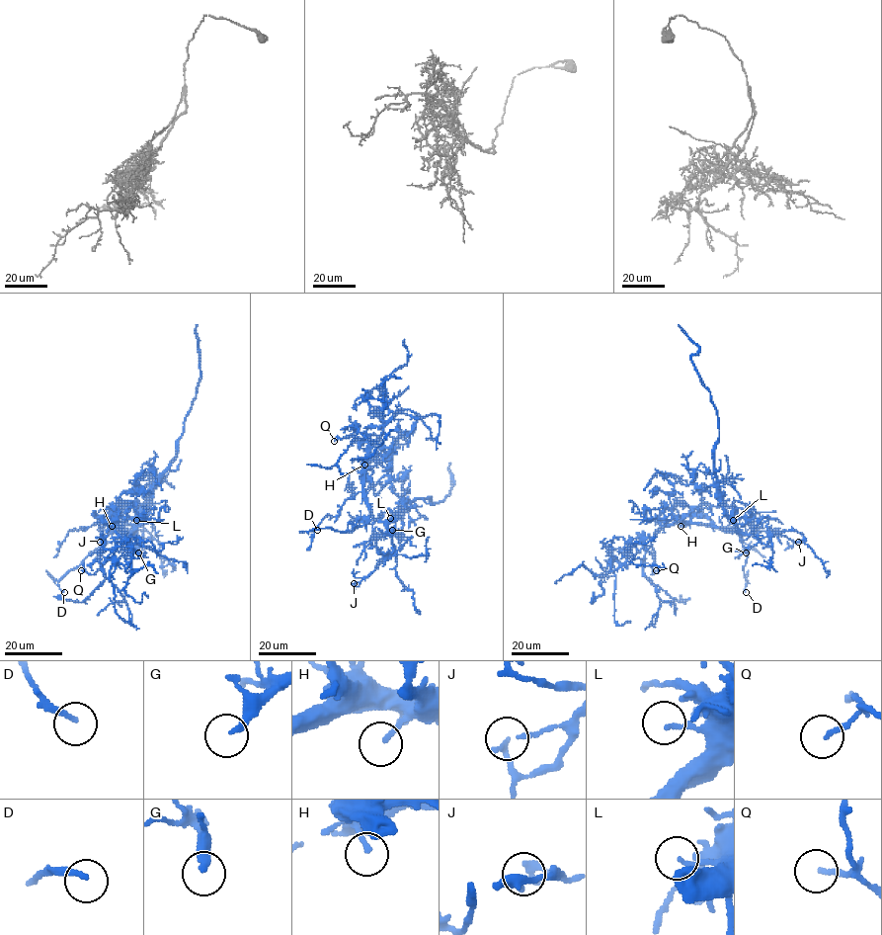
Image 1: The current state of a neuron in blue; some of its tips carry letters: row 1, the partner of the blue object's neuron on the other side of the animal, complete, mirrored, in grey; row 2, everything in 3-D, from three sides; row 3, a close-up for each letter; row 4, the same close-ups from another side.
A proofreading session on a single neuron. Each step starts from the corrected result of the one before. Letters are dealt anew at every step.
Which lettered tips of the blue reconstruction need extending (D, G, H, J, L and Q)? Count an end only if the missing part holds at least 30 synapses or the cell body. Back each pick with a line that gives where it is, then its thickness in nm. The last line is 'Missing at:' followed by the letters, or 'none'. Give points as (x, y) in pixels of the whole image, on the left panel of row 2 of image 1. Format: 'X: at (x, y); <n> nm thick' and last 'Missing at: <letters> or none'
G: at (138, 552); 280 nm thick
H: at (112, 526); 160 nm thick
Missing at: G, H

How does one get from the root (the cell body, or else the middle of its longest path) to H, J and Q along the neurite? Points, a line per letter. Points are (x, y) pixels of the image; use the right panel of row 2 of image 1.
H: (736, 531), (706, 525), (682, 523), (681, 526)
J: (736, 531), (758, 538), (774, 534), (798, 542)
Q: (736, 531), (706, 525), (667, 524), (650, 540), (654, 551), (654, 575), (656, 570)

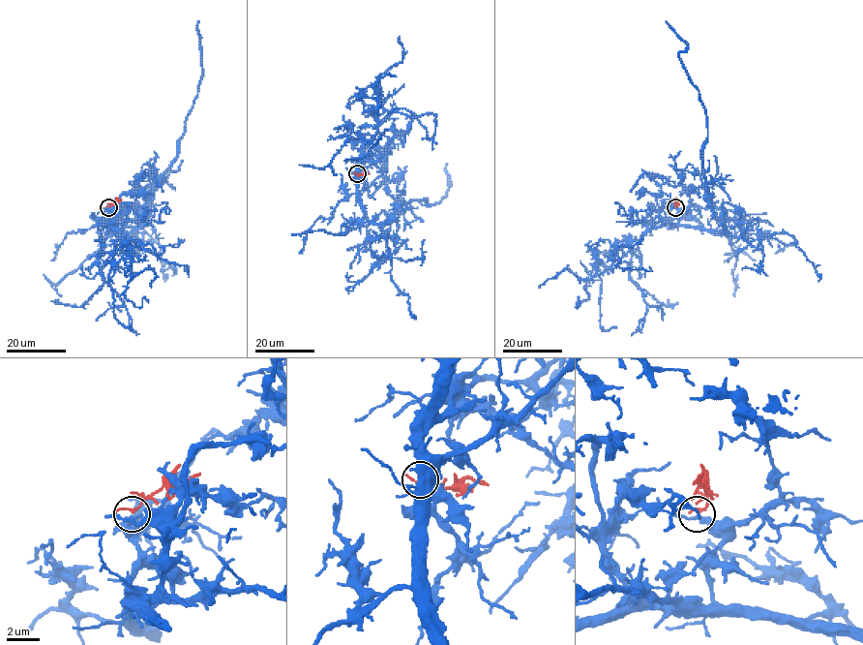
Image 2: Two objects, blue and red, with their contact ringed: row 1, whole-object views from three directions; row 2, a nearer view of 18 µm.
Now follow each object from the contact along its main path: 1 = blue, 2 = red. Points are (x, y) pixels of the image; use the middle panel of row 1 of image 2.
1: (357, 173), (363, 212), (370, 221), (385, 223), (411, 200), (431, 205), (445, 197), (450, 184), (445, 163)
2: (357, 173), (370, 174)

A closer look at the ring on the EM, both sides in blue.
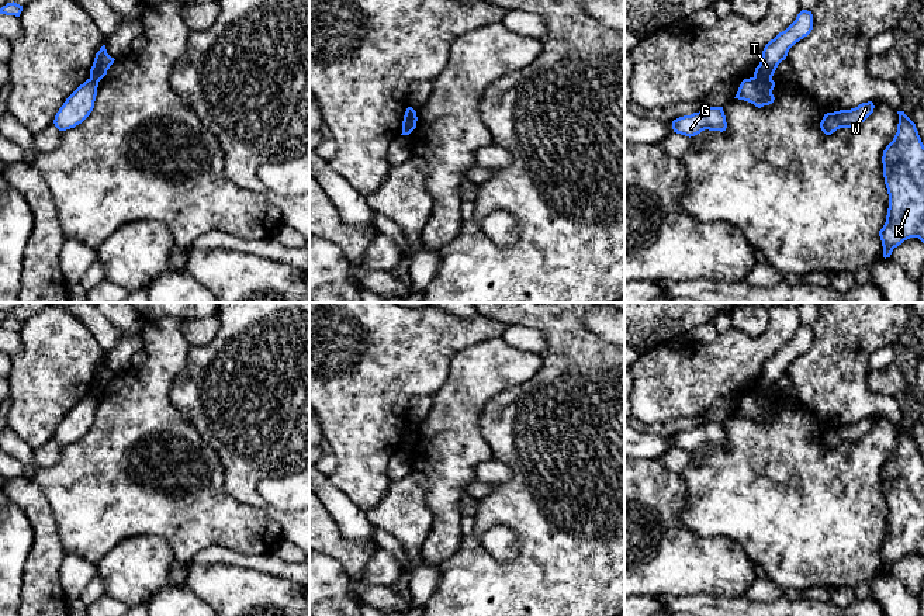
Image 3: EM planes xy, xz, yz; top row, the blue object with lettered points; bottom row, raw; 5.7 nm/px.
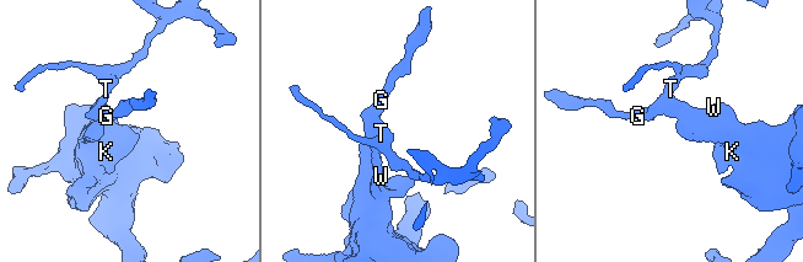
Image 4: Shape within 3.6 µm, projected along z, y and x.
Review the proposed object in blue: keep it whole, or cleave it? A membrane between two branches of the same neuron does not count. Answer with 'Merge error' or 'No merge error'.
Merge error

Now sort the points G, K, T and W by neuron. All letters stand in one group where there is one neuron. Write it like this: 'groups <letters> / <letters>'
groups G K W / T

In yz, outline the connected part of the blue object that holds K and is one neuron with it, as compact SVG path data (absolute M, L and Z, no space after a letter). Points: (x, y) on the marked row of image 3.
M904 111L897 114L897 132L882 156L889 194L886 222L879 231L885 259L910 238L924 243L924 145L916 124Z

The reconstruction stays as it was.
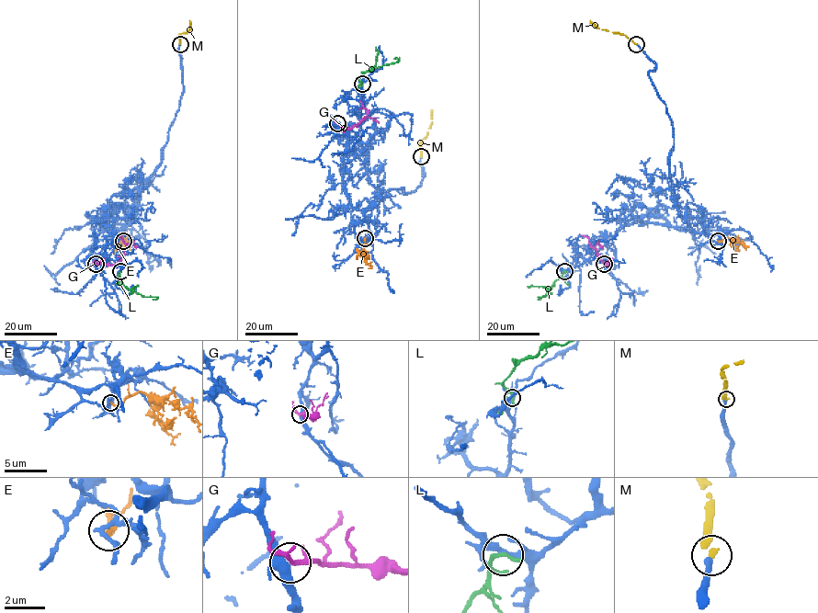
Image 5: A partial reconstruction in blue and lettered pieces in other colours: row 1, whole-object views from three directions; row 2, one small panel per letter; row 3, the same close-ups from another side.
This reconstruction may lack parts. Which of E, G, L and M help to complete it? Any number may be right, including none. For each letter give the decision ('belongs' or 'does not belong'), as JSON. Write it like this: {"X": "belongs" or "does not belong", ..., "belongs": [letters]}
{"E": "does not belong", "G": "does not belong", "L": "does not belong", "M": "belongs", "belongs": ["M"]}

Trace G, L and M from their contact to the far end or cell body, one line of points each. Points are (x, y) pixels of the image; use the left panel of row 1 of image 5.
G: (96, 264), (114, 265), (120, 259), (126, 244), (119, 235)
L: (120, 271), (118, 278), (123, 285), (144, 296), (158, 297), (153, 299)
M: (180, 44), (178, 35), (190, 29), (189, 20)

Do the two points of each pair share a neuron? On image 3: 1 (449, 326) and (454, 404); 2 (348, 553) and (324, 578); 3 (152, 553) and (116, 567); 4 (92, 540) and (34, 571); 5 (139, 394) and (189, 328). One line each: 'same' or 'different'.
1: different
2: different
3: same
4: different
5: different

